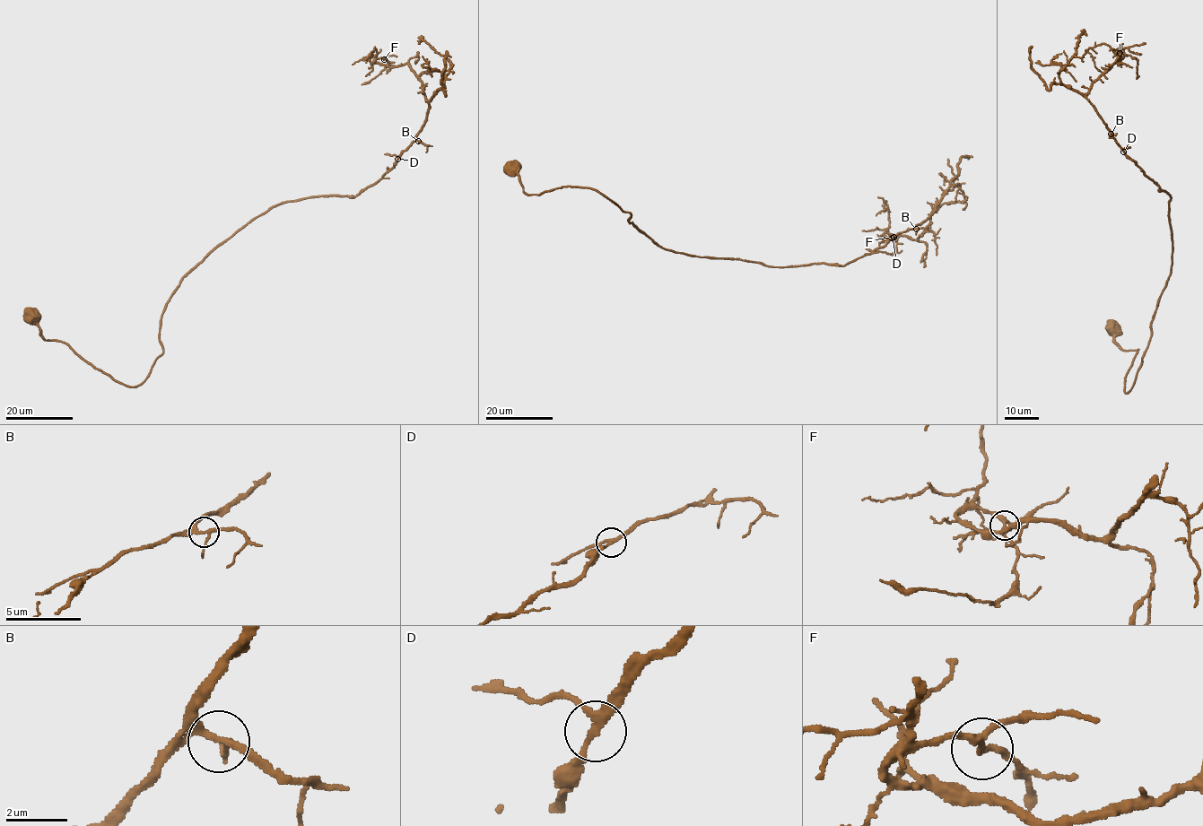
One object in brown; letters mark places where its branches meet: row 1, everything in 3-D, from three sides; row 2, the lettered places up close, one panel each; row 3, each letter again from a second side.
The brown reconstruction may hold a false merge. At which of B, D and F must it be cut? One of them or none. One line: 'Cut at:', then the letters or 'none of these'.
Cut at: none of these

